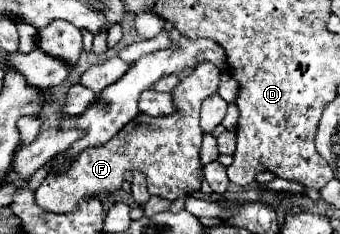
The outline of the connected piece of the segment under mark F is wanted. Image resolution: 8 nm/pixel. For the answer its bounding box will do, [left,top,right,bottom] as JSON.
[35,63,221,213]

